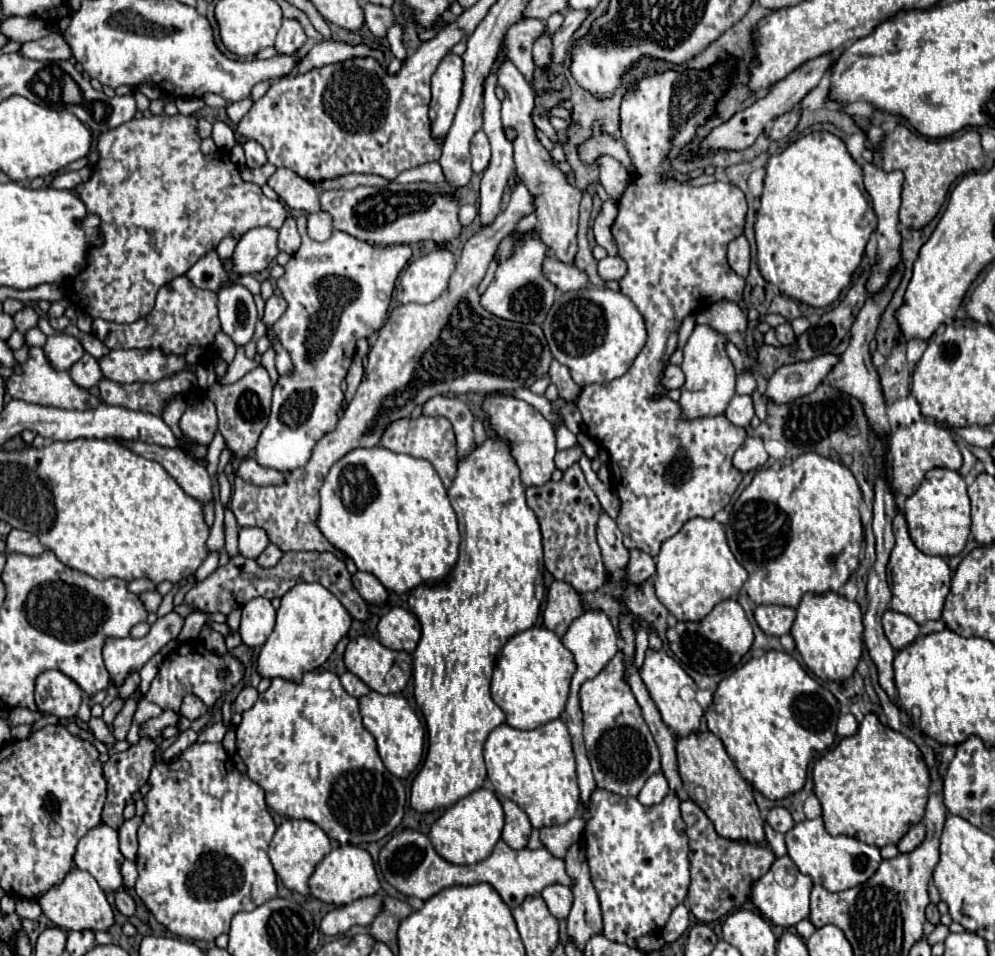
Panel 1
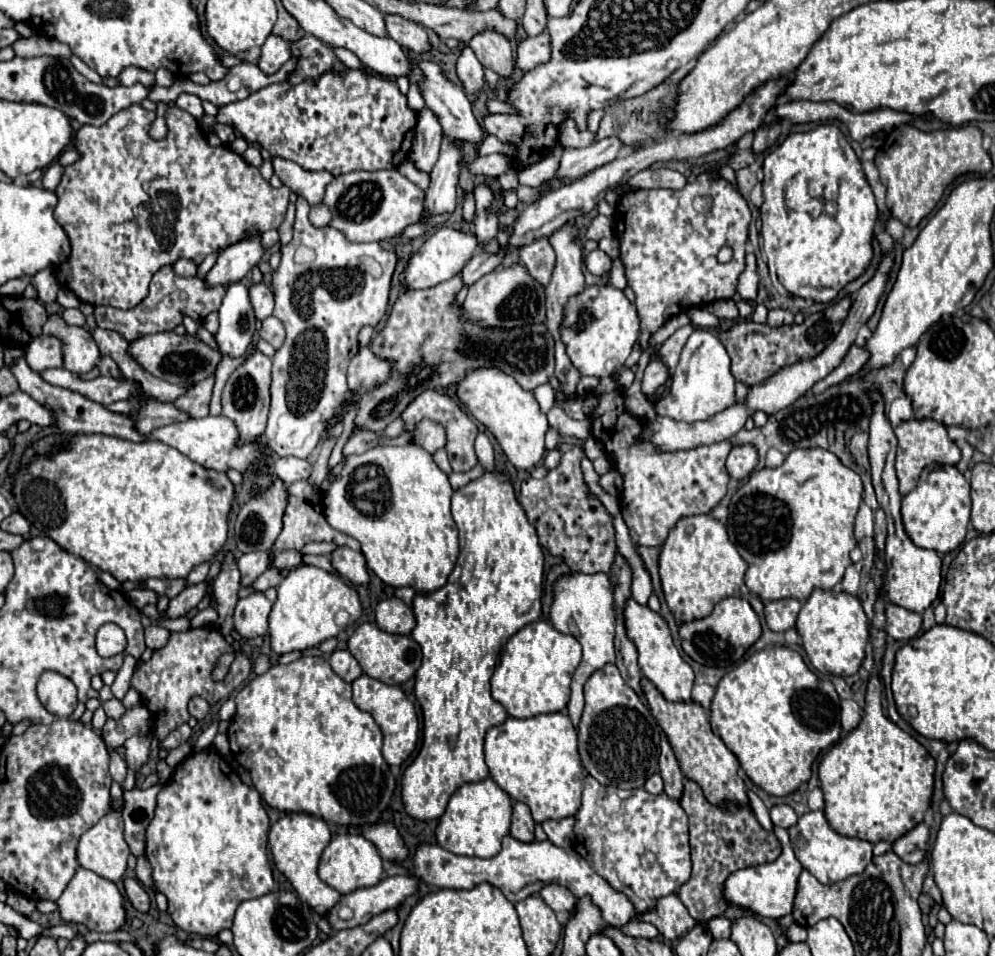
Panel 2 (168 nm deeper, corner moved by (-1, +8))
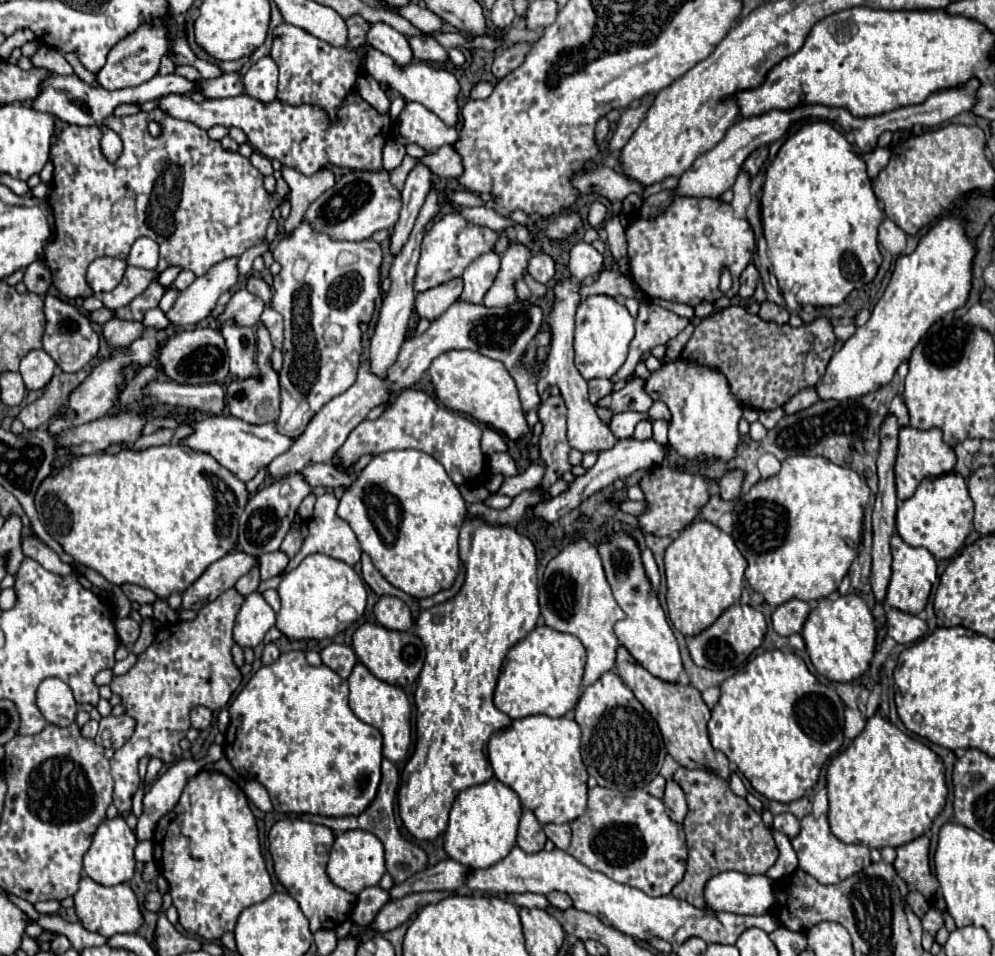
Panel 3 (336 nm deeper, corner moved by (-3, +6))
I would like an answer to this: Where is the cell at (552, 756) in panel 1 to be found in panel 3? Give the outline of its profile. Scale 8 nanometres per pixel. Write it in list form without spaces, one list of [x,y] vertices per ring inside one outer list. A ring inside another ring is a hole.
[[[531,715],[523,719],[515,719],[507,729],[495,731],[489,739],[487,747],[489,763],[493,767],[495,777],[511,787],[521,805],[529,807],[541,825],[545,823],[571,823],[587,809],[587,769],[581,759],[581,729],[569,717],[547,717],[547,715]]]

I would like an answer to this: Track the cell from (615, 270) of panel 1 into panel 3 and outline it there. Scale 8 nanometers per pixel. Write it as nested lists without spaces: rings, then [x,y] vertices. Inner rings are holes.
[[[579,241],[571,249],[569,271],[579,281],[583,281],[589,275],[599,275],[603,271],[603,255],[599,251],[595,251],[591,245]]]

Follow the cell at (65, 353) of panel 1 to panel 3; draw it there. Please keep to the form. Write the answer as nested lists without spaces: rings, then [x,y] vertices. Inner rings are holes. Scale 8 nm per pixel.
[[[35,349],[27,353],[19,367],[19,373],[27,389],[43,389],[51,381],[53,371],[55,371],[55,361],[45,349]]]

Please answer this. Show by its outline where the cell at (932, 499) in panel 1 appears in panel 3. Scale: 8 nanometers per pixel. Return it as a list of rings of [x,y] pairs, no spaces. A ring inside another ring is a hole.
[[[959,473],[925,477],[915,495],[905,499],[897,509],[897,533],[911,547],[925,547],[937,559],[953,557],[973,529],[973,501],[967,483]]]

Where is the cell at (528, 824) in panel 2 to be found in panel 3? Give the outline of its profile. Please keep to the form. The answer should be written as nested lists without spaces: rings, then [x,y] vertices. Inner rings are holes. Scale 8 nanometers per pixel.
[[[523,809],[521,821],[519,821],[519,833],[517,833],[517,845],[527,853],[537,853],[543,849],[547,837],[543,833],[541,823],[531,813],[531,809]]]

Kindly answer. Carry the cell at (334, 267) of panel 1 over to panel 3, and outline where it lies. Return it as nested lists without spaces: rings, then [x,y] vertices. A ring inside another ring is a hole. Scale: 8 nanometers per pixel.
[[[301,221],[291,235],[285,235],[273,249],[275,261],[283,267],[279,275],[273,277],[273,299],[271,307],[283,315],[285,321],[285,343],[283,343],[283,369],[279,371],[281,381],[281,415],[277,419],[279,433],[291,437],[293,441],[301,437],[307,429],[313,415],[327,403],[331,397],[345,393],[357,377],[361,361],[361,323],[371,323],[377,313],[379,301],[379,277],[383,253],[377,241],[365,239],[357,243],[333,241],[323,233],[315,233],[309,221]],[[297,257],[309,261],[309,269],[303,281],[293,277],[293,263]]]

